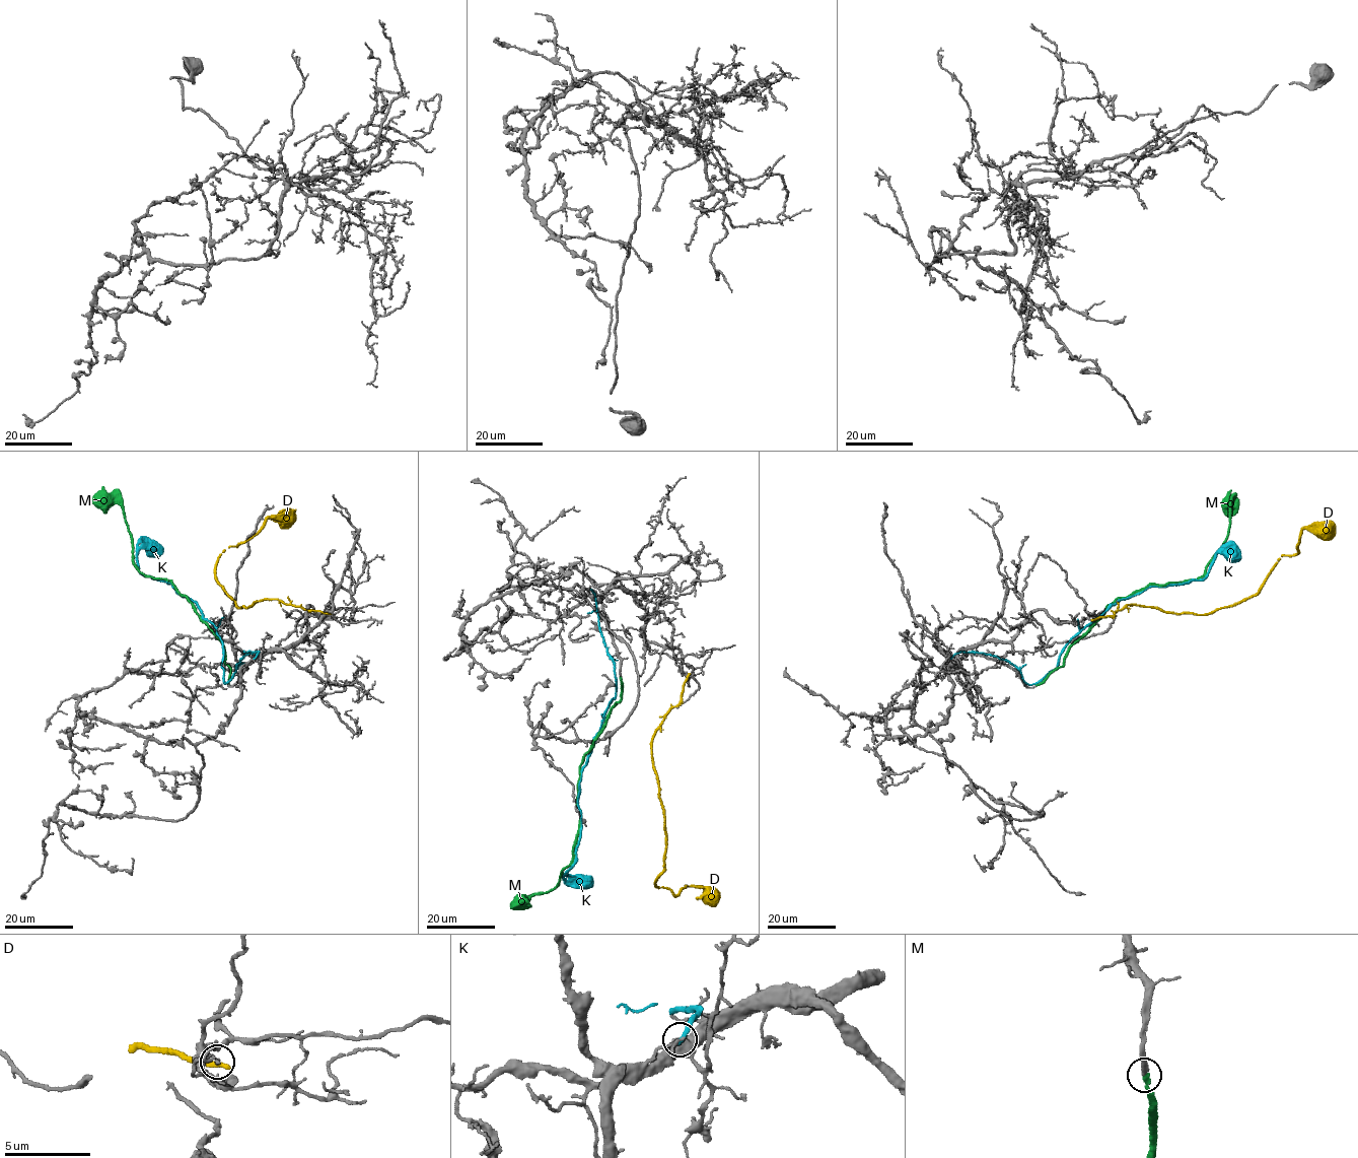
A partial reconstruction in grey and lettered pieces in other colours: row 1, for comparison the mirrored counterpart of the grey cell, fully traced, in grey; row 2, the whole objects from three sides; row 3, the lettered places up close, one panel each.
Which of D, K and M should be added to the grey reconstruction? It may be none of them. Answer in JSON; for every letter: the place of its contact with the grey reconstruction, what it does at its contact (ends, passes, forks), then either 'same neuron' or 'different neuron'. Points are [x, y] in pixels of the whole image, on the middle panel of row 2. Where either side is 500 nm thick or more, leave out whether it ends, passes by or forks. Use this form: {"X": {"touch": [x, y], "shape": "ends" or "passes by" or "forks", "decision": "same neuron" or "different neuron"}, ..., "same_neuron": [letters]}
{"D": {"touch": [688, 675], "shape": "ends", "decision": "different neuron"}, "K": {"touch": [590, 589], "shape": "ends", "decision": "different neuron"}, "M": {"touch": [620, 677], "shape": "ends", "decision": "same neuron"}, "same_neuron": ["M"]}

